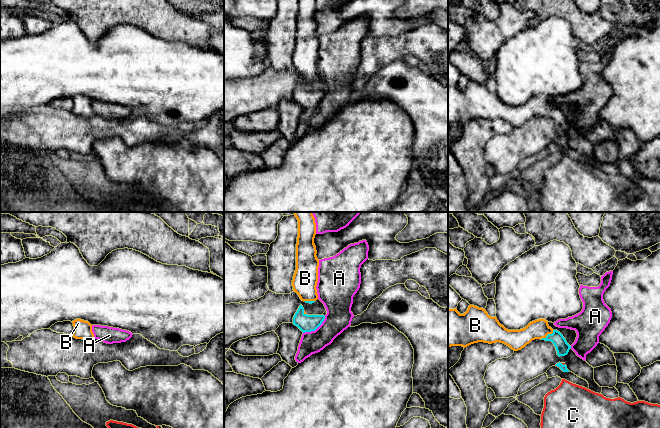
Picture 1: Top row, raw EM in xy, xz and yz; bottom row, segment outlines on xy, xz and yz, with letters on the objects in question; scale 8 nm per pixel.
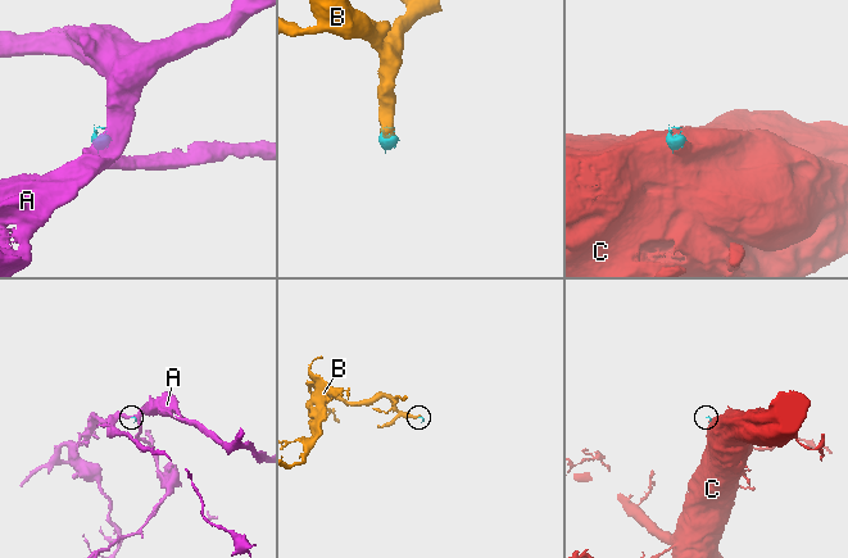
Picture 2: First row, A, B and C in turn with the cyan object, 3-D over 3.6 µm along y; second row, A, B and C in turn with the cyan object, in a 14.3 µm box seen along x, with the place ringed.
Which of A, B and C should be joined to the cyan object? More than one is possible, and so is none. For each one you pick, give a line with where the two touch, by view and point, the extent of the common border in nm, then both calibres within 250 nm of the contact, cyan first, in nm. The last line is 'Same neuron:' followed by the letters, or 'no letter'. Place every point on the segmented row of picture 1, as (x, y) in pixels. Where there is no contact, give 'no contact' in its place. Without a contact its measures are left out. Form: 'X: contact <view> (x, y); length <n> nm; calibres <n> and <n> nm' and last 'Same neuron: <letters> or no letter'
B: contact yz (548, 334); length 130 nm; calibres 110 and 160 nm
C: contact yz (562, 364); length 30 nm; calibres 50 and 20 nm
Same neuron: B, C

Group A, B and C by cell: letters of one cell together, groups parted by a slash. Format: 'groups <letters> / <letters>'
groups A / B C

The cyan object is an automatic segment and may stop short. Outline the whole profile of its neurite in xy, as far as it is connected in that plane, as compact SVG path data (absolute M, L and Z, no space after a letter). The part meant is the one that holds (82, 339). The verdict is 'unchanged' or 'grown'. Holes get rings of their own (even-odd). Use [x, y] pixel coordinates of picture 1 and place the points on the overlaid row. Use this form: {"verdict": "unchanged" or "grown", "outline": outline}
{"verdict": "grown", "outline": "M76 319L72 321L74 326L74 331L72 336L76 339L82 339L85 341L89 341L94 338L94 334L92 332L92 325L88 321L84 321L81 319Z"}

